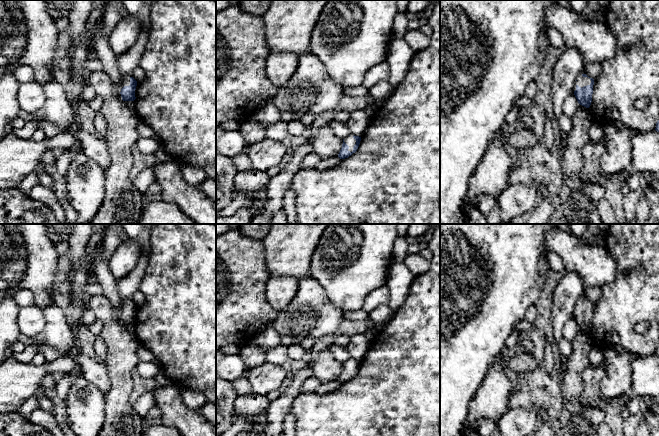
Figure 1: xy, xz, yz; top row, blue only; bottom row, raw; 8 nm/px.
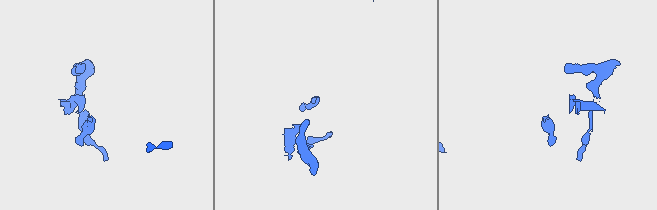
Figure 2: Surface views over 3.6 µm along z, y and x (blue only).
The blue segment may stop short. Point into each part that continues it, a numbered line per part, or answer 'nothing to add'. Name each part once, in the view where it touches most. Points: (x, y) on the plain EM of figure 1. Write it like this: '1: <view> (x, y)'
1: yz (581, 305)

